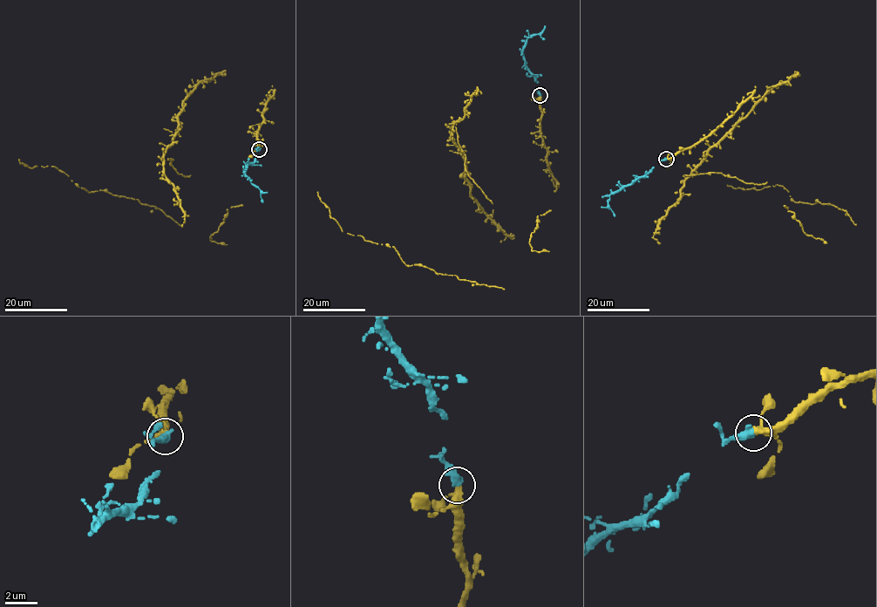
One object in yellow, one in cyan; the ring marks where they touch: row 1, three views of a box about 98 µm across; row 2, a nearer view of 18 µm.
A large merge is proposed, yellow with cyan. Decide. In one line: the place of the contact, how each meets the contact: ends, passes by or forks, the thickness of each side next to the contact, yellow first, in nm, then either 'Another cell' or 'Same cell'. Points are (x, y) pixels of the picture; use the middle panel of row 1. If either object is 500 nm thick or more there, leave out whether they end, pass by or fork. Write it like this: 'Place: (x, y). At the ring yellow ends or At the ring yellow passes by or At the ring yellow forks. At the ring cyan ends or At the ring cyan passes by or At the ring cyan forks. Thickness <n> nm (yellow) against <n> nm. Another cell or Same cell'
Place: (540, 95). At the ring yellow passes by. At the ring cyan ends. Thickness 320 nm (yellow) against 480 nm. Same cell

